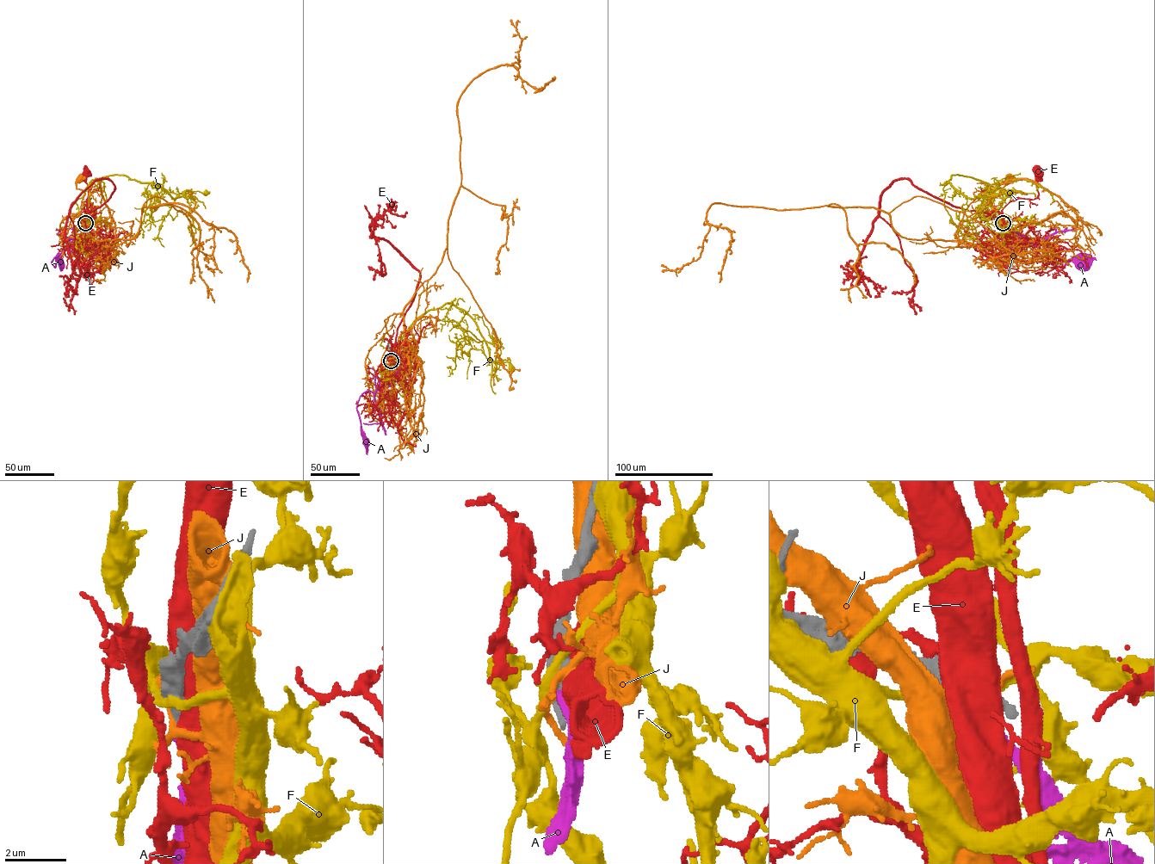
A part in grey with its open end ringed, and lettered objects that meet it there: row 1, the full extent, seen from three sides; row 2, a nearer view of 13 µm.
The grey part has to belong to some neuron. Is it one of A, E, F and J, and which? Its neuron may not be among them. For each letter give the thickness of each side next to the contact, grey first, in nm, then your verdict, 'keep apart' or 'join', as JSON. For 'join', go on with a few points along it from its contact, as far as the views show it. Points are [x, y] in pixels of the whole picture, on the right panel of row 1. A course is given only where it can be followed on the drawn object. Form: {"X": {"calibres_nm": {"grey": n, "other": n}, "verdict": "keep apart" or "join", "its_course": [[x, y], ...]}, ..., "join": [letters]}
{"A": {"calibres_nm": {"grey": 340, "other": 320}, "verdict": "join", "its_course": [[1003, 222], [1034, 244], [1033, 252], [1038, 258], [1059, 266], [1070, 262], [1083, 263]]}, "E": {"calibres_nm": {"grey": 440, "other": 750}, "verdict": "keep apart"}, "F": {"calibres_nm": {"grey": 500, "other": 280}, "verdict": "keep apart"}, "J": {"calibres_nm": {"grey": 400, "other": 130}, "verdict": "keep apart"}, "join": ["A"]}

